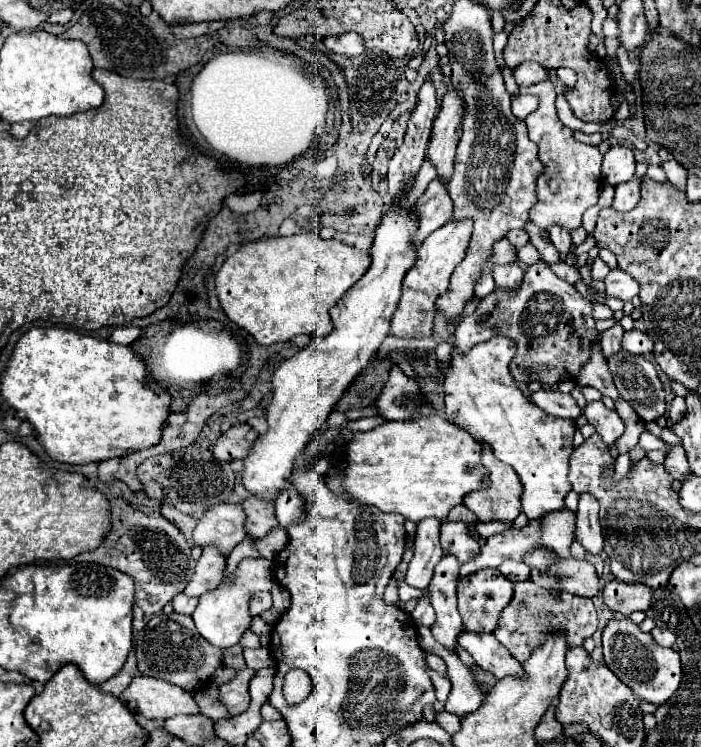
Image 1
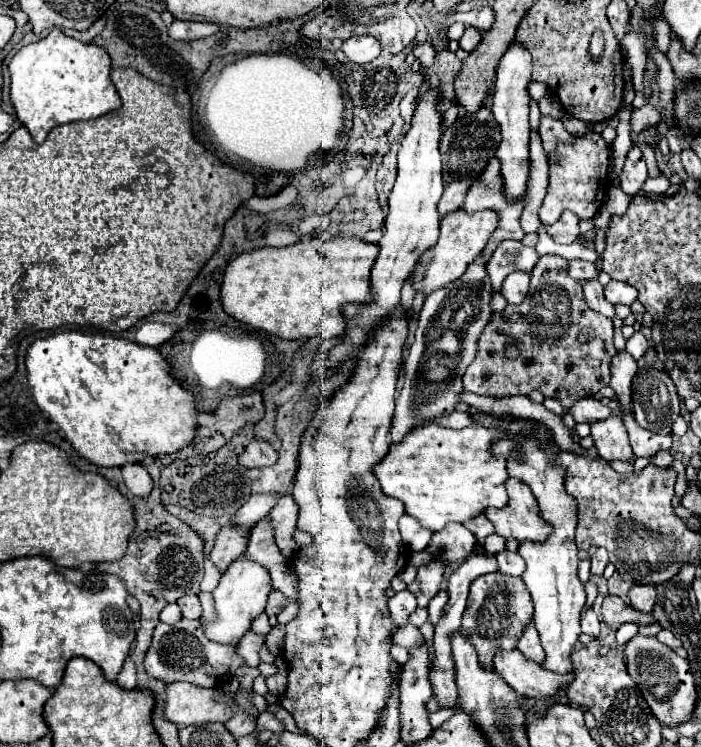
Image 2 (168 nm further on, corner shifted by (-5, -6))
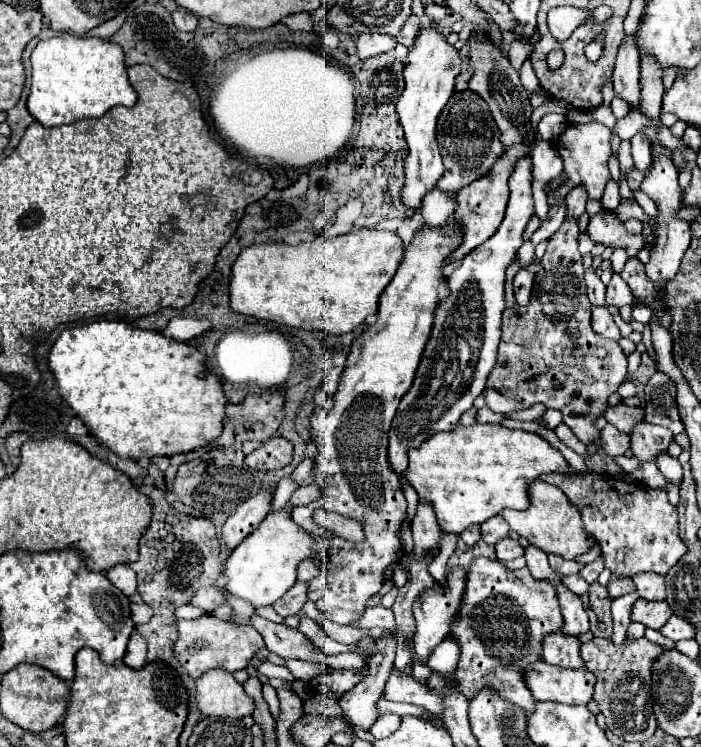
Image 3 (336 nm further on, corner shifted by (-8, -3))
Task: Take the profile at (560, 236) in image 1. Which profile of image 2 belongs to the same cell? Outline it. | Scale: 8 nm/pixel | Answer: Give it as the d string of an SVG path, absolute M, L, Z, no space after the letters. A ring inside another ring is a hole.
M565 212L561 220L547 226L547 234L559 244L573 244L579 238L579 218L571 212Z

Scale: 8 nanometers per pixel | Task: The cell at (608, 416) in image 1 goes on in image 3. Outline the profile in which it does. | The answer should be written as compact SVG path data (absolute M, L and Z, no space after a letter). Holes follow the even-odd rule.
M606 425L602 429L602 447L606 449L608 455L616 457L616 455L624 455L626 449L630 447L630 437L626 437L624 433L618 433L618 429L614 429L614 425Z

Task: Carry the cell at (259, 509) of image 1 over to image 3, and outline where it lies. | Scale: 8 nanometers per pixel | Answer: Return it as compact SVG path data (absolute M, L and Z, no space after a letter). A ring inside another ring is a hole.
M304 485L294 491L290 501L292 501L292 505L308 505L308 503L316 501L320 495L322 495L322 491L318 489L318 485Z

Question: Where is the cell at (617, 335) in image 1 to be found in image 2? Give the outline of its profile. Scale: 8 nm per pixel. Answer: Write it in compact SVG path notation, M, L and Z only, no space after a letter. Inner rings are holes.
M617 350L611 360L611 388L619 396L623 408L631 408L631 380L635 372L637 362L625 350Z

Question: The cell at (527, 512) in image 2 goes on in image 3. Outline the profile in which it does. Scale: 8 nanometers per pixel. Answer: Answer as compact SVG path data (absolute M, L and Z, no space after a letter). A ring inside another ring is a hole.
M534 481L534 485L530 485L530 499L532 499L532 505L526 511L512 511L512 509L502 511L512 531L528 539L534 547L546 553L562 555L566 559L576 559L578 555L586 553L592 547L594 537L590 537L590 533L584 529L578 507L570 503L568 497L558 487L548 485L544 481Z

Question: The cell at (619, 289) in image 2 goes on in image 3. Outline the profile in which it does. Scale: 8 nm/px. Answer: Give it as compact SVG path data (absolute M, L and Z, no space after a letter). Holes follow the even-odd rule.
M618 273L612 275L612 281L610 281L608 291L606 291L606 303L614 305L614 307L622 307L622 305L632 305L634 303L630 287L626 285L626 281Z

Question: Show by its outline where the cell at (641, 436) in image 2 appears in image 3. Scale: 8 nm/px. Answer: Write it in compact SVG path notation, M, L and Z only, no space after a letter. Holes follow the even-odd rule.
M662 453L662 457L658 457L656 461L658 469L662 471L662 475L666 477L666 481L674 487L680 487L680 481L682 481L682 465L678 459L670 457L668 453Z

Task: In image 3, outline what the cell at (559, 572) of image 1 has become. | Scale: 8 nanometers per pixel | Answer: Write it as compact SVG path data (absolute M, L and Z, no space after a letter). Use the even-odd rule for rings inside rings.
M638 599L632 609L632 621L640 621L652 629L662 629L664 623L670 619L670 615L672 615L672 609L666 601L650 603L650 601Z

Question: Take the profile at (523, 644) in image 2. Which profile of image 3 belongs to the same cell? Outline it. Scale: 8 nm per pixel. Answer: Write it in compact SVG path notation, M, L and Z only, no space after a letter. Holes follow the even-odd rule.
M560 631L546 637L546 641L542 643L542 657L546 663L558 667L570 667L570 669L584 667L584 661L580 657L580 641Z

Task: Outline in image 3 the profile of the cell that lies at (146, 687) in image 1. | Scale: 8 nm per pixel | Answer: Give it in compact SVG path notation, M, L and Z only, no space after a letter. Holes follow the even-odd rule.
M212 669L196 679L196 701L202 715L242 719L254 713L254 701L226 669Z

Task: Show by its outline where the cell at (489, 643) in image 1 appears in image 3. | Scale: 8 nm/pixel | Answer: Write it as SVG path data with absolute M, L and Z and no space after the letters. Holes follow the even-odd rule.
M540 661L526 669L526 683L530 685L536 701L588 705L594 693L596 677L586 667L564 669Z

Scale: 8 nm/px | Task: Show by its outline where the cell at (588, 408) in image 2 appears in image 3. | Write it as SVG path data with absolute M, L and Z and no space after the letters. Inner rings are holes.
M616 405L616 407L608 407L606 411L606 421L616 425L620 433L626 433L626 435L632 435L636 425L642 423L646 417L646 411L644 407L628 407L628 405Z

